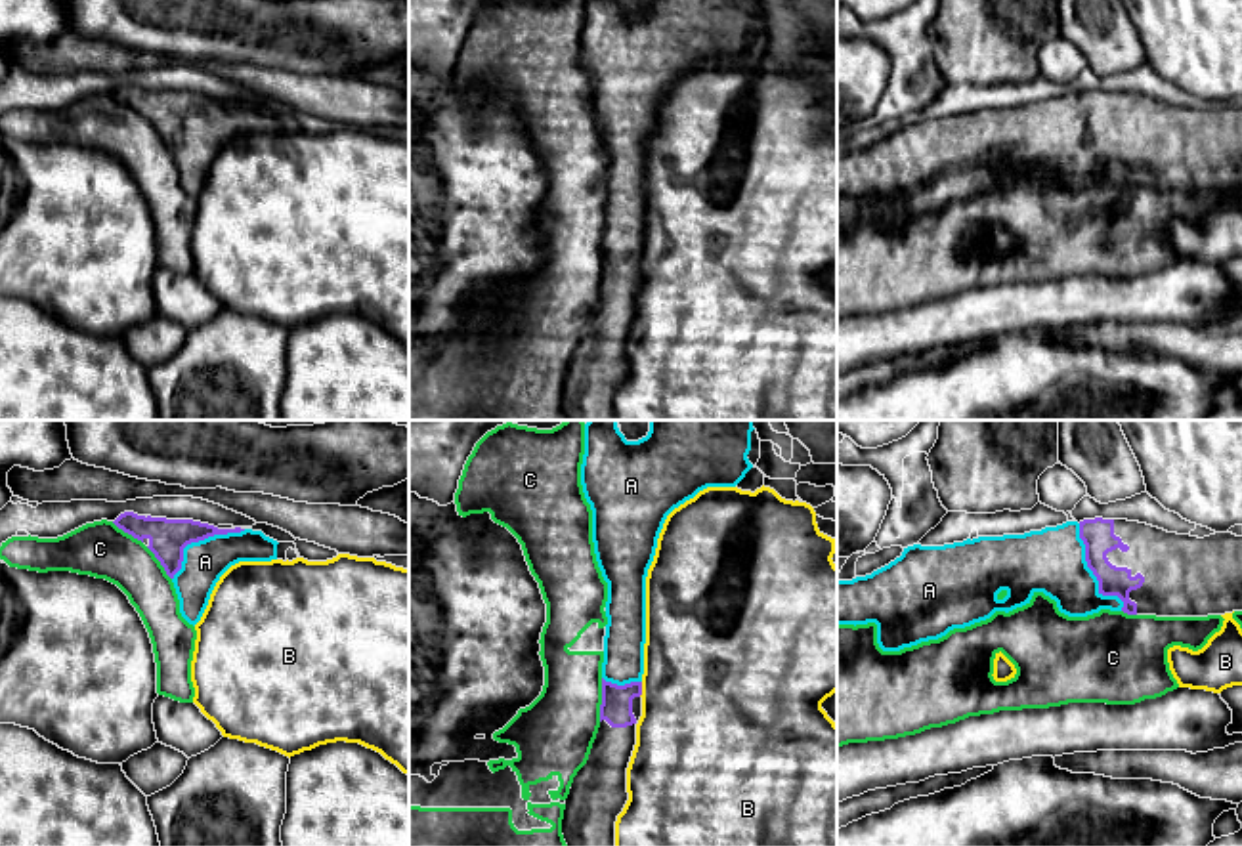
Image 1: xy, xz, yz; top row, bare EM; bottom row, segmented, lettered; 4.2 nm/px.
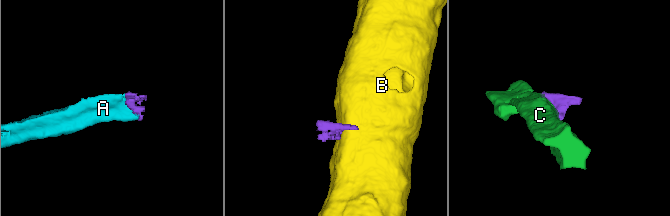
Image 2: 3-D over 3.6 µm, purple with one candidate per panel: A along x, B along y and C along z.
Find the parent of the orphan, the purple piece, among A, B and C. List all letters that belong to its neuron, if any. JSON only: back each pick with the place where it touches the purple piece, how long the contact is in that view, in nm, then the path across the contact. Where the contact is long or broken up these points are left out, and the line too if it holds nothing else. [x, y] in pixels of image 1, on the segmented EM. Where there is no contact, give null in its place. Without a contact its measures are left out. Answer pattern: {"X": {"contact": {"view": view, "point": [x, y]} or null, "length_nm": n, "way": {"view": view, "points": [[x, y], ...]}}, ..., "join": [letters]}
{"A": {"contact": {"view": "yz", "point": [1093, 573]}, "length_nm": 420}, "join": ["A"]}

